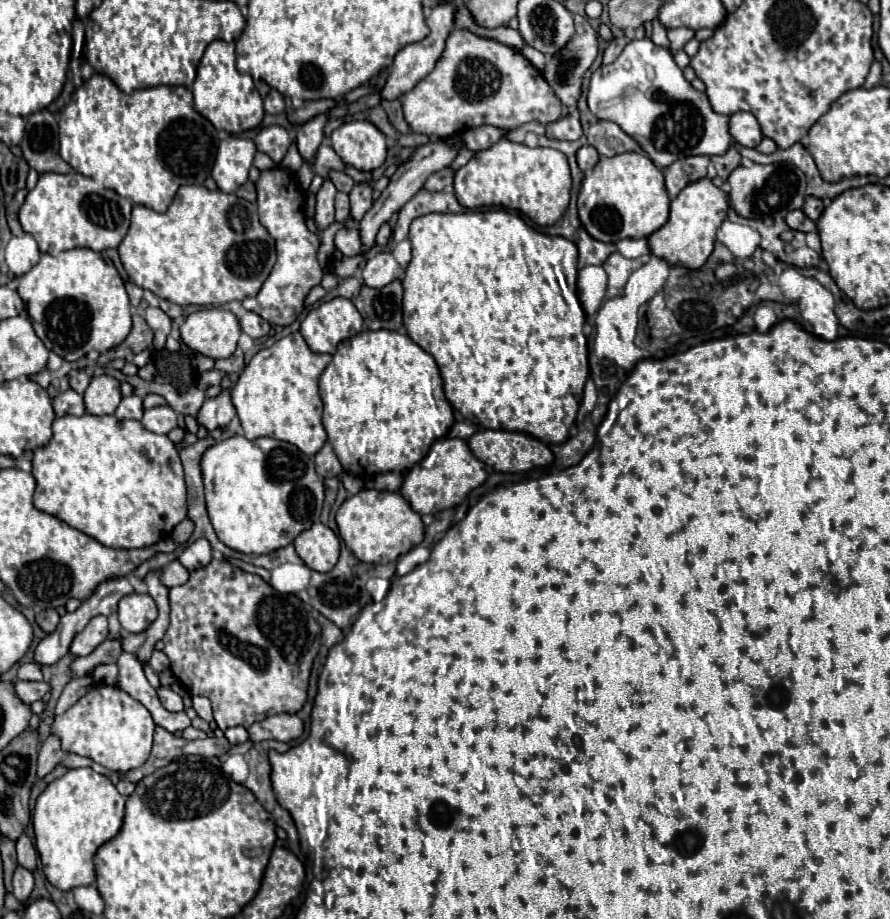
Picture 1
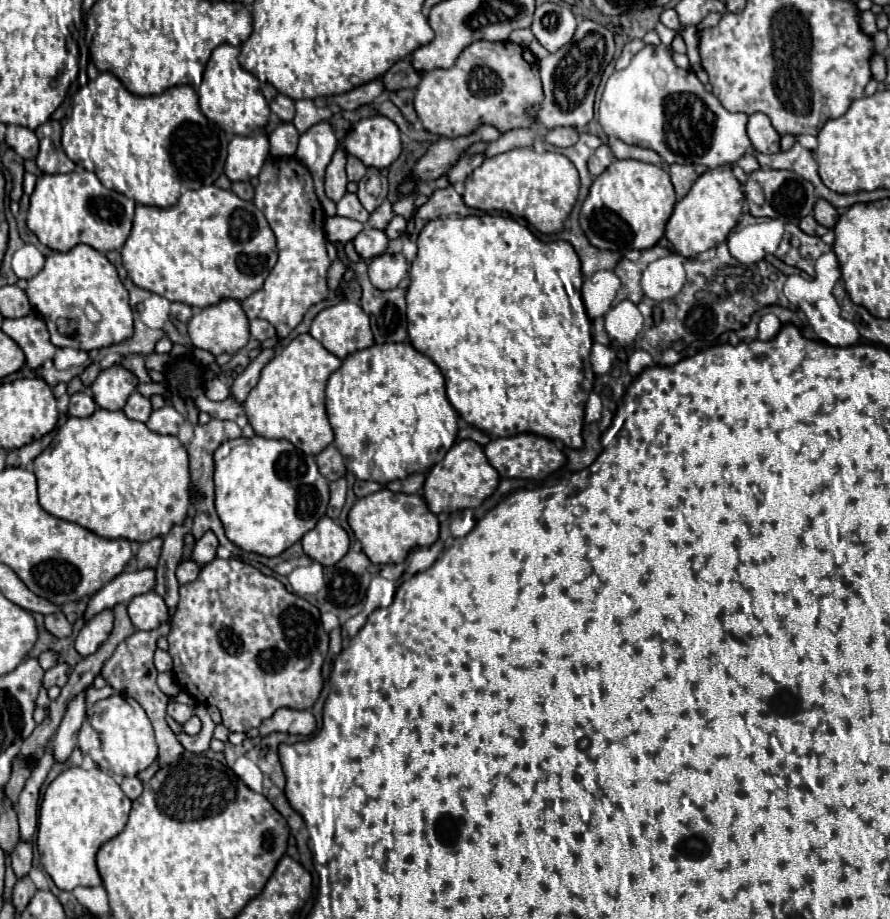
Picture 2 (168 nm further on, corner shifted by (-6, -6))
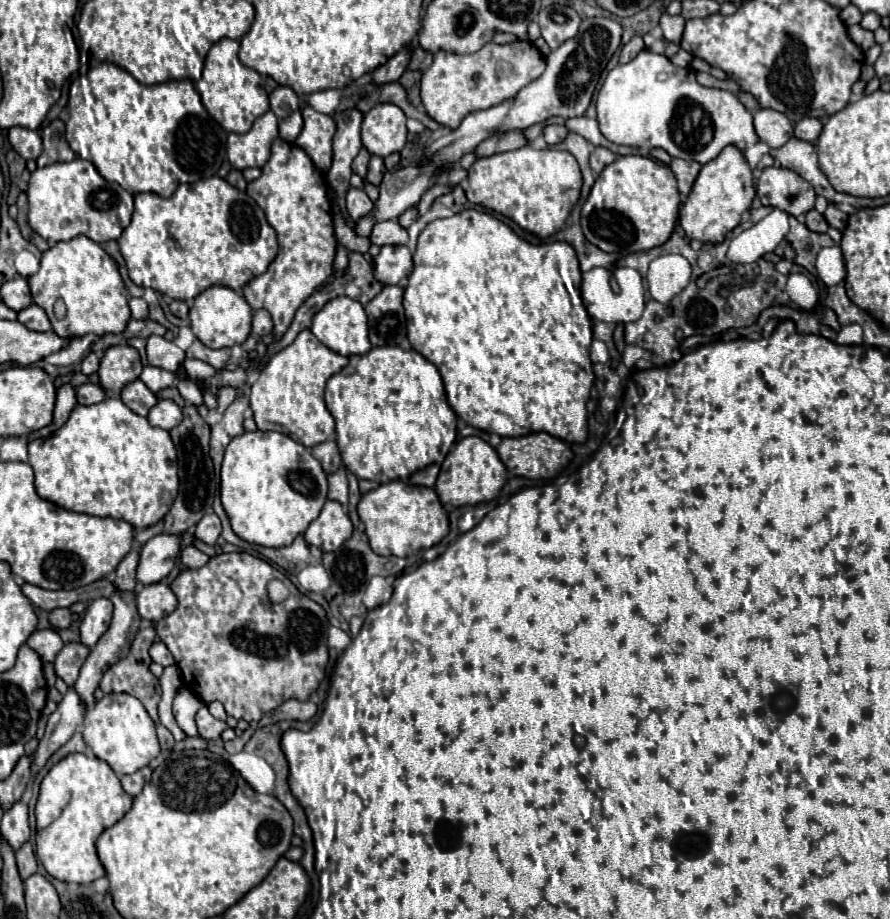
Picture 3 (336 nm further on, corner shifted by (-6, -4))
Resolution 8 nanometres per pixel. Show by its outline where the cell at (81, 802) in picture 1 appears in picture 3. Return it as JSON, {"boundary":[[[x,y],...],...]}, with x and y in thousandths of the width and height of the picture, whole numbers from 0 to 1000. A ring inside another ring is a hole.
{"boundary":[[[82,819],[69,826],[46,850],[39,878],[42,887],[42,935],[55,952],[75,961],[102,961],[118,952],[109,935],[107,915],[147,880],[147,867],[138,861],[127,837],[109,826]]]}

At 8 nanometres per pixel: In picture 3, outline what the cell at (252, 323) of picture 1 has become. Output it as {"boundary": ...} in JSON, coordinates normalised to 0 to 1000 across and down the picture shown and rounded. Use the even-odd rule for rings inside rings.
{"boundary":[[[291,336],[284,341],[284,362],[291,367],[298,367],[307,360],[307,349],[304,343],[298,336]]]}

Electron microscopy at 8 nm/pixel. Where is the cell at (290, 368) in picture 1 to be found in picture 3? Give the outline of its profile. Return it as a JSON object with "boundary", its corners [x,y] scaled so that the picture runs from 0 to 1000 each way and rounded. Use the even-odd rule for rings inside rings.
{"boundary":[[[347,358],[338,360],[325,378],[304,386],[300,399],[282,419],[280,441],[284,445],[289,467],[313,469],[343,486],[358,484],[374,476],[376,458],[365,443],[363,425],[367,412],[383,404],[390,393],[390,388],[383,388],[381,384],[367,380]]]}

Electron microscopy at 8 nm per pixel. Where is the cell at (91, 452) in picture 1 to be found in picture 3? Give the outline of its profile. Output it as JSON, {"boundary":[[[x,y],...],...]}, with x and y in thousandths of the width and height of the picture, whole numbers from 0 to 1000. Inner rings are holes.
{"boundary":[[[118,434],[109,441],[87,441],[75,460],[57,476],[33,482],[33,506],[39,513],[39,532],[46,543],[84,558],[136,565],[152,576],[163,576],[181,567],[201,532],[199,489],[190,471],[170,465],[163,454],[149,449],[136,434]]]}

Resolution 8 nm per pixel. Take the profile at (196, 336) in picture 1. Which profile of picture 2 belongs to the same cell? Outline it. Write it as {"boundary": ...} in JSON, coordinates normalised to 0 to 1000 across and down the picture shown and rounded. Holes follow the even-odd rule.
{"boundary":[[[248,325],[226,336],[215,345],[210,356],[217,375],[239,386],[262,386],[280,371],[280,347],[264,325]]]}

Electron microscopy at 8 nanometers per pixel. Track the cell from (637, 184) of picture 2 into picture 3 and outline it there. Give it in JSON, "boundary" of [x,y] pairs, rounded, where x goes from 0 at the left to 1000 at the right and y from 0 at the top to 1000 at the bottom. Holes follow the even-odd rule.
{"boundary":[[[718,169],[693,171],[669,195],[669,201],[653,227],[655,256],[682,275],[727,273],[752,260],[761,240],[763,221],[761,197],[749,180]]]}

